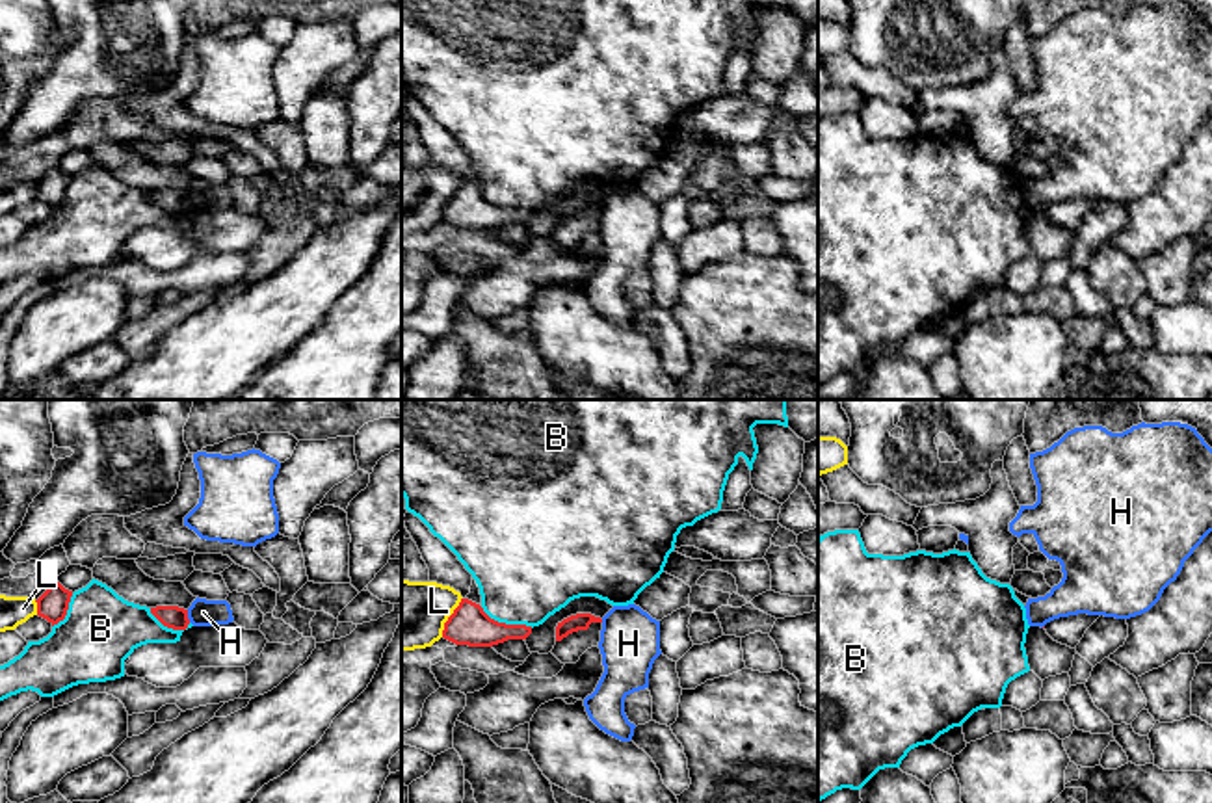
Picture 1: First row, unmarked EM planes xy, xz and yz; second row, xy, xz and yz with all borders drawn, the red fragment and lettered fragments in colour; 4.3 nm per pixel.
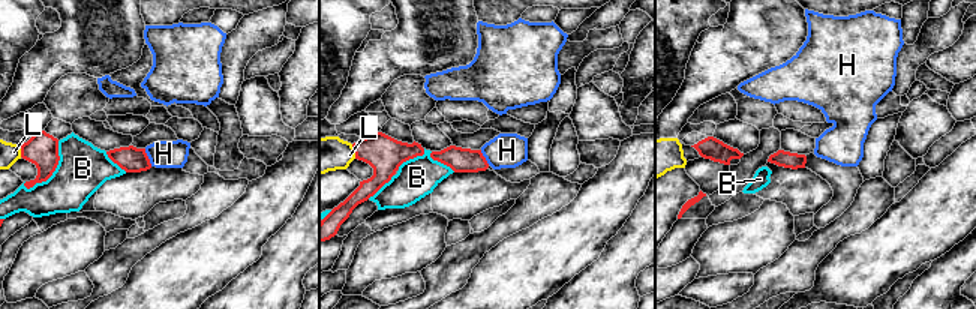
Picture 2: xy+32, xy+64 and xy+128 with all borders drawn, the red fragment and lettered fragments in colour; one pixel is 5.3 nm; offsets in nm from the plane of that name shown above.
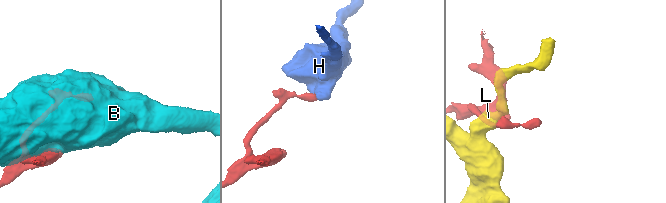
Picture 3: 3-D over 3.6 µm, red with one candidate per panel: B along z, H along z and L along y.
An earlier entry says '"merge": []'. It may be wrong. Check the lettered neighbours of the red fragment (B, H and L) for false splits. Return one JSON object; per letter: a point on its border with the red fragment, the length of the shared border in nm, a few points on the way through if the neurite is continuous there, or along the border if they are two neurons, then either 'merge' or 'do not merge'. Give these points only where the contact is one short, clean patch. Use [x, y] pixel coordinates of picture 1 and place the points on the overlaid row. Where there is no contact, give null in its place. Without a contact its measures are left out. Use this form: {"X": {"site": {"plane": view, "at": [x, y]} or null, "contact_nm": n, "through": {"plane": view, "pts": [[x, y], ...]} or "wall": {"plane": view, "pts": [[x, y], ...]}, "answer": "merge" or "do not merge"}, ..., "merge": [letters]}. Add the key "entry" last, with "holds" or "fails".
{"B": {"site": {"plane": "xz", "at": [504, 623]}, "contact_nm": 240, "answer": "do not merge"}, "H": {"site": {"plane": "xy", "at": [186, 616]}, "contact_nm": 60, "wall": {"plane": "xy", "pts": [[186, 610], [190, 621]]}, "answer": "do not merge"}, "L": {"site": {"plane": "xz", "at": [448, 618]}, "contact_nm": 200, "wall": {"plane": "xz", "pts": [[461, 597], [441, 636]]}, "answer": "do not merge"}, "merge": [], "entry": "holds"}

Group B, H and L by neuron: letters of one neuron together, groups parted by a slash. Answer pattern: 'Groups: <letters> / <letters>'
Groups: B / H / L

